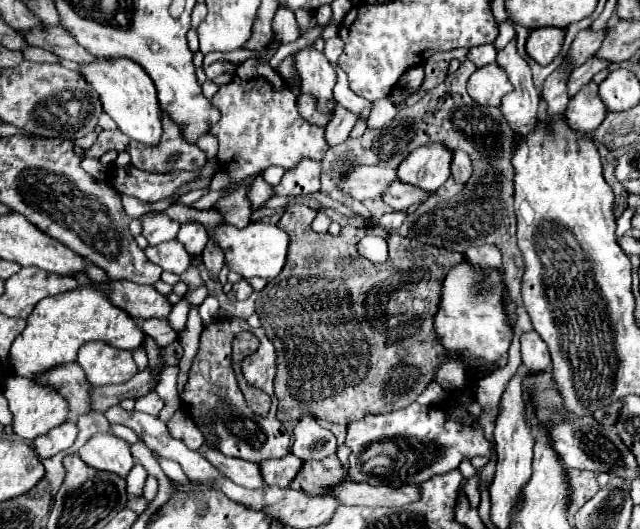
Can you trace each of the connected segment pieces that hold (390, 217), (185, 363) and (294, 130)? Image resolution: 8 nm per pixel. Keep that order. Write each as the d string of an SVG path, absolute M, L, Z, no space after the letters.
M393 211L393 213L387 213L379 219L379 225L385 227L387 231L397 231L401 227L401 223L405 221L405 213L401 211Z
M193 307L189 311L189 317L187 317L187 325L185 329L179 333L179 343L183 347L183 357L179 361L179 393L183 391L183 385L187 381L187 371L191 367L191 361L197 353L197 345L199 345L199 335L203 331L203 321L199 317L199 307Z
M249 59L241 63L235 69L233 79L219 85L211 105L219 109L221 119L209 127L209 133L219 141L217 163L229 175L229 185L223 189L227 195L223 195L213 207L221 213L225 223L247 227L253 213L247 197L251 185L237 185L247 177L263 173L271 165L293 169L305 157L322 161L329 149L324 138L325 128L309 123L299 115L295 95L287 87L285 79L263 59Z

